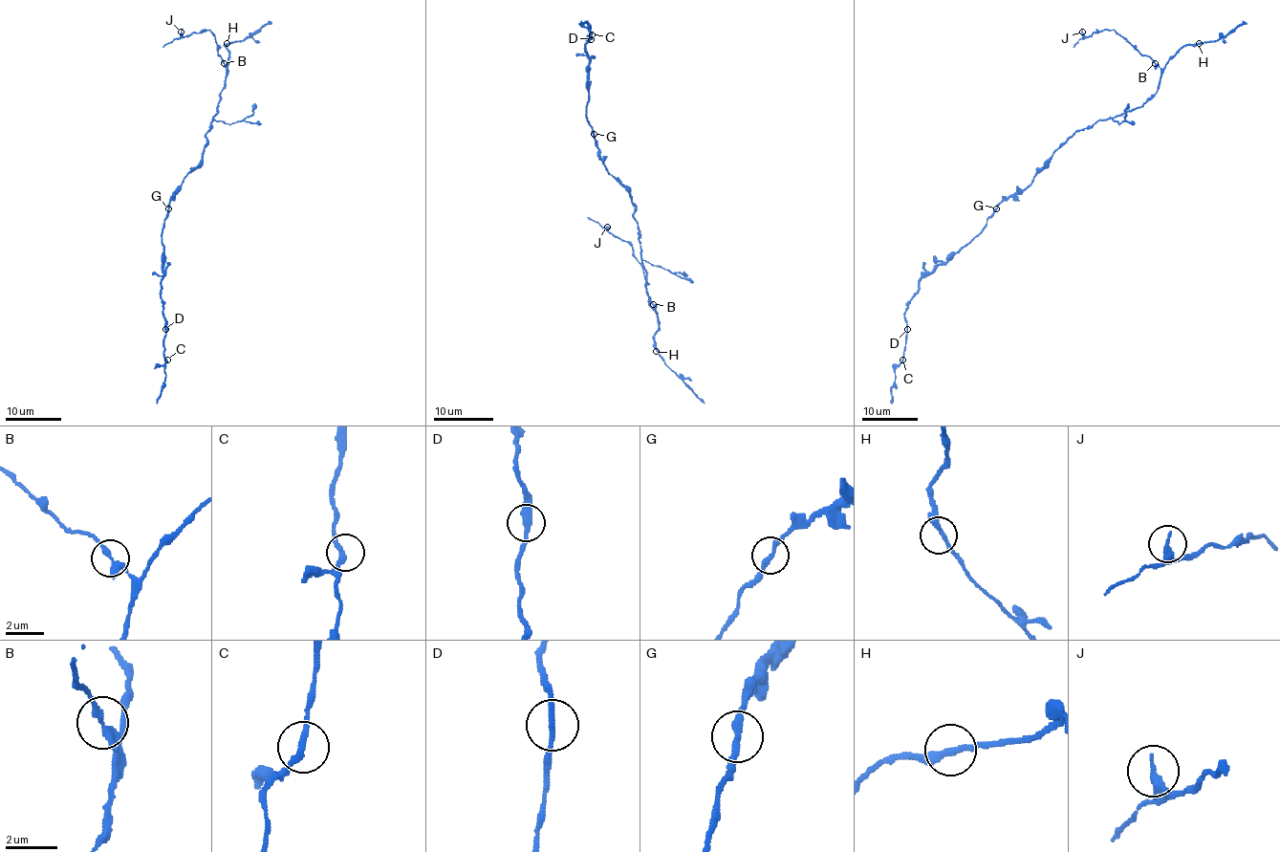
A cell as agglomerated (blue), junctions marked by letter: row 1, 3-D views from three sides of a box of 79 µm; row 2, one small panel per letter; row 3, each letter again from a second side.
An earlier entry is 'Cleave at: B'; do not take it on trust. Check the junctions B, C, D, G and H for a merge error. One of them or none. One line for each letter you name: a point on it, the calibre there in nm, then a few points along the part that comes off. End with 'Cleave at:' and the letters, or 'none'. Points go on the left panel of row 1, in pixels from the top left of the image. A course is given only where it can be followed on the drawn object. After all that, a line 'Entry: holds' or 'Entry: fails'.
B: (224, 63) | 280 nm | (224, 62), (208, 30), (175, 37), (162, 47)
Cleave at: B
Entry: holds

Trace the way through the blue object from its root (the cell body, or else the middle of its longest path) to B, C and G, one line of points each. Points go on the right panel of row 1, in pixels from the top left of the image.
B: (1040, 169), (1076, 132), (1090, 128), (1101, 120), (1141, 107), (1159, 86), (1160, 70), (1154, 62)
C: (1040, 169), (1029, 185), (997, 207), (979, 233), (921, 279), (904, 316), (902, 360)
G: (1040, 169), (1029, 185), (1009, 194), (996, 208)

